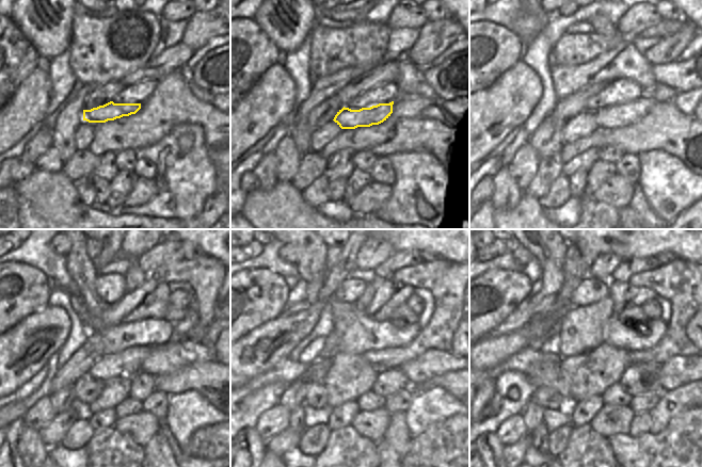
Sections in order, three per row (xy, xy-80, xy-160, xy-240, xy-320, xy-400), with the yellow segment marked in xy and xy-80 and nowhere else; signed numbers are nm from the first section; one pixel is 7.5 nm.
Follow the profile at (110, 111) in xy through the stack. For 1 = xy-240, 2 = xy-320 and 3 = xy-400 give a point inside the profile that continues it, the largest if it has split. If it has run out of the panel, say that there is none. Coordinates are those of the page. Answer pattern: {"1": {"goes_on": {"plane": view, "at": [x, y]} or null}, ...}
{"1": {"goes_on": {"plane": "xy-240", "at": [168, 358]}}, "2": {"goes_on": {"plane": "xy-320", "at": [433, 363]}}, "3": {"goes_on": {"plane": "xy-400", "at": [677, 371]}}}

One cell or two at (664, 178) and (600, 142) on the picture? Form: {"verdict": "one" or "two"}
{"verdict": "two"}

